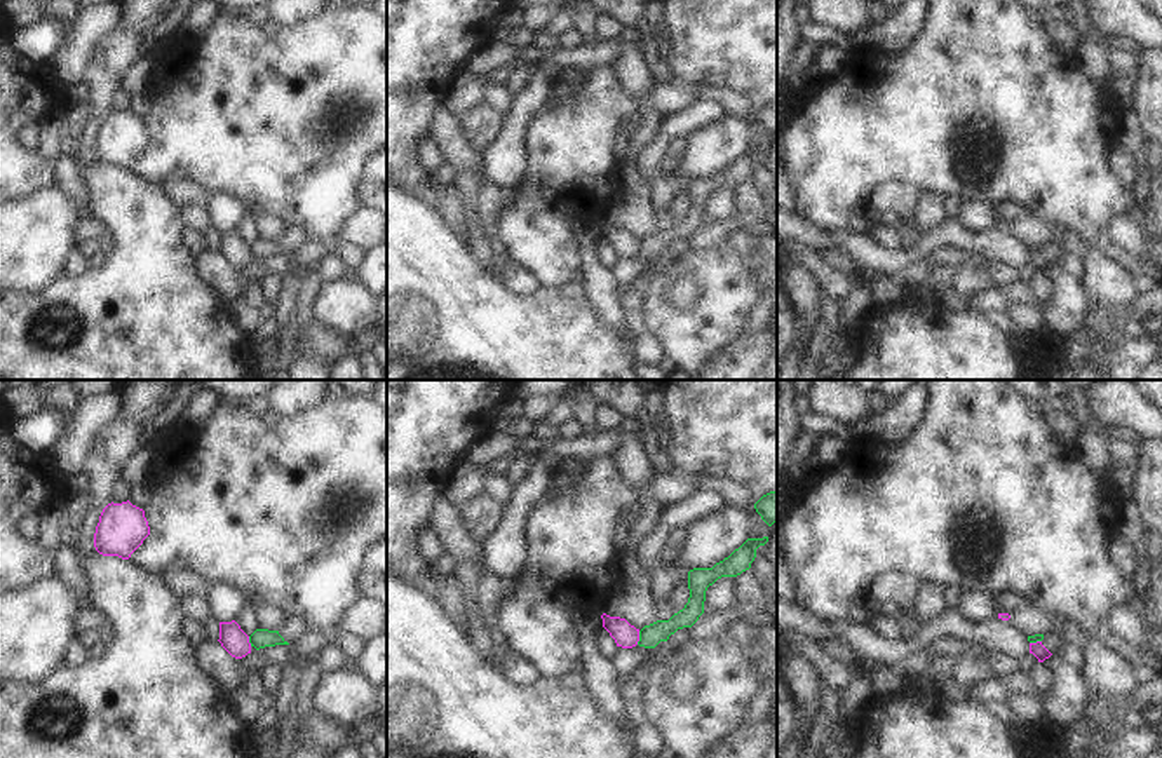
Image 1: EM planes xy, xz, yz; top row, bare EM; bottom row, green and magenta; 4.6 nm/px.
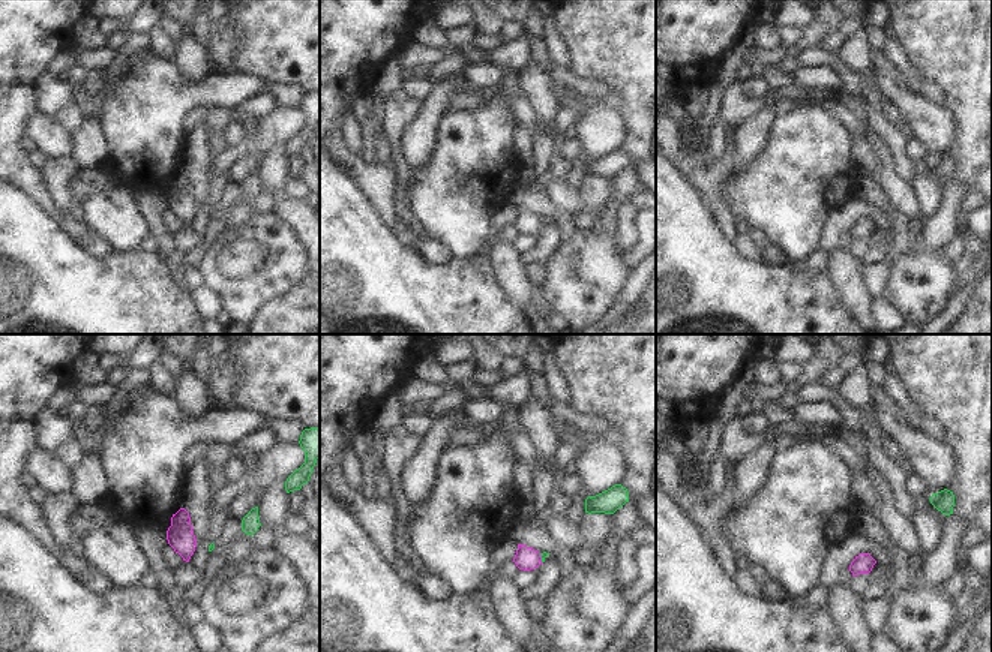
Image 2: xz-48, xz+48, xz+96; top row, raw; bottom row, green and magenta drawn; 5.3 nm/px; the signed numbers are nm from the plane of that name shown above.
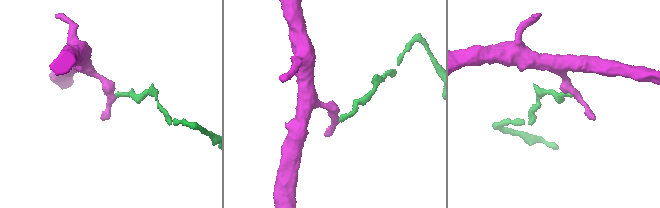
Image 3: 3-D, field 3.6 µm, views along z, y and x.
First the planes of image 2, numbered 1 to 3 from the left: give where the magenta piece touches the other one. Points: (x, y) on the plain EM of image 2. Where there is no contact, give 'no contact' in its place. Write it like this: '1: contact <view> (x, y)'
1: no contact
2: contact xz+48 (541, 221)
3: no contact

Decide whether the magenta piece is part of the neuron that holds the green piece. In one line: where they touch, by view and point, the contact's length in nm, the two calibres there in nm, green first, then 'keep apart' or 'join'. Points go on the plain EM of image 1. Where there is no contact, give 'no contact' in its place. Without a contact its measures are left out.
meets green in xz at (640, 248); contact 70 nm long; 100 nm thick on the green side, 110 nm on the other; keep apart

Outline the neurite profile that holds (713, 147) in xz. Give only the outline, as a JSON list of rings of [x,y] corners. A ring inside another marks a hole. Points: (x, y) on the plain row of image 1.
[[[725,113],[688,134],[681,164],[664,174],[688,179],[713,178],[739,159],[749,148],[751,139],[753,124]]]

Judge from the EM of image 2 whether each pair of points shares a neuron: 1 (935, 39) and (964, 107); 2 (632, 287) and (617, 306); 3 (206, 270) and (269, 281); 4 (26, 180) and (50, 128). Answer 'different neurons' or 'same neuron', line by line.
1: same neuron
2: same neuron
3: same neuron
4: different neurons

